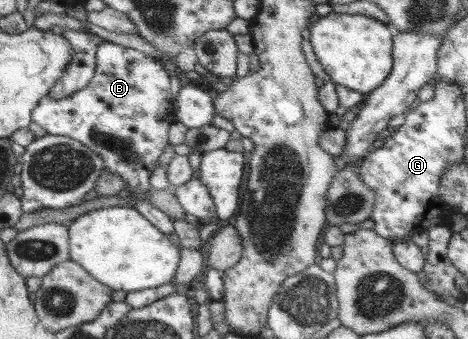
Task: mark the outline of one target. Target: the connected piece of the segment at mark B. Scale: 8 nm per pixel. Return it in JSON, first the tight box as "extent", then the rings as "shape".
{"extent":[32,40,181,248],"shape":[[[105,40],[95,55],[97,68],[89,84],[70,97],[54,99],[49,94],[42,97],[32,111],[32,121],[48,131],[48,135],[67,136],[96,151],[104,159],[105,170],[118,173],[126,181],[126,188],[132,188],[130,198],[135,200],[132,208],[168,236],[176,248],[181,248],[173,219],[145,200],[152,190],[150,173],[159,165],[160,155],[169,145],[168,129],[177,120],[171,80],[164,63]]]}

